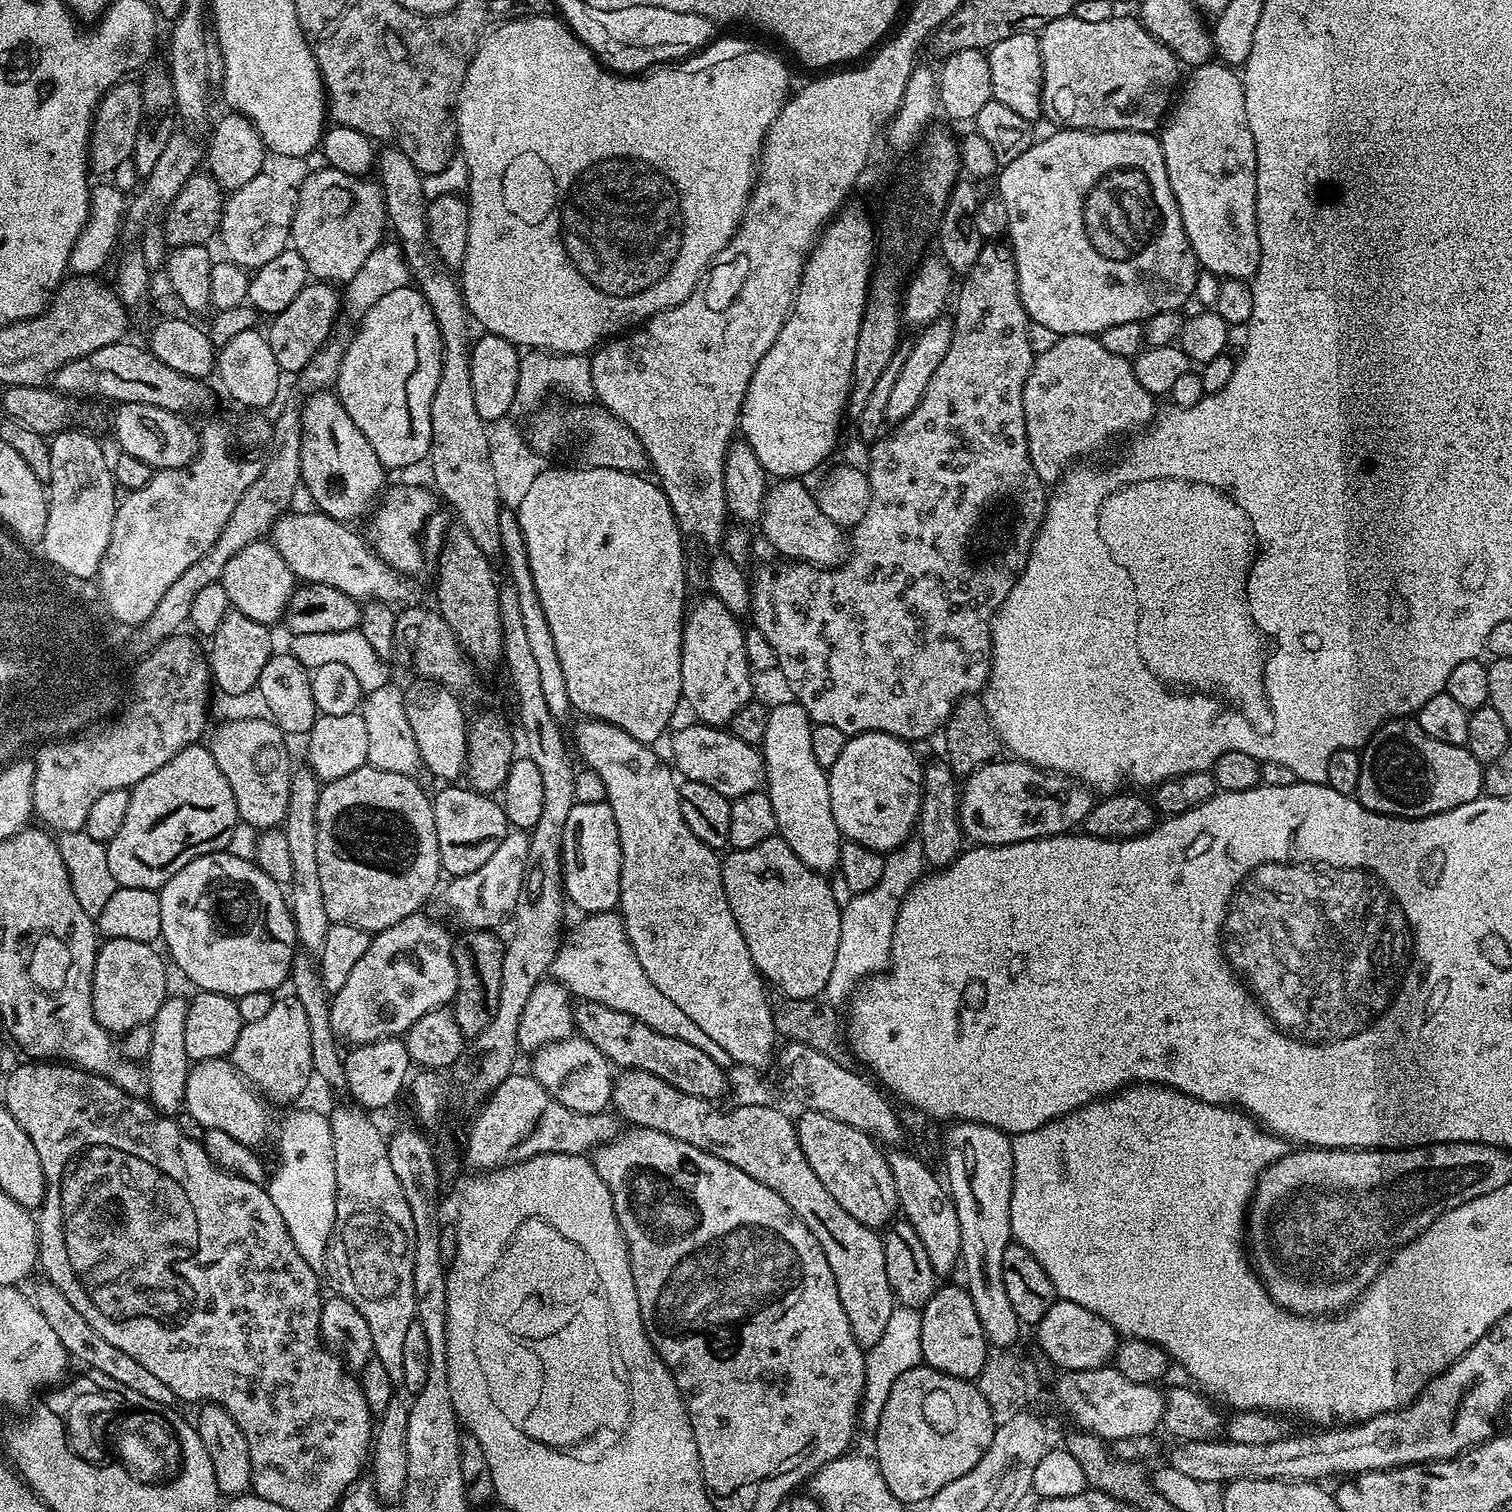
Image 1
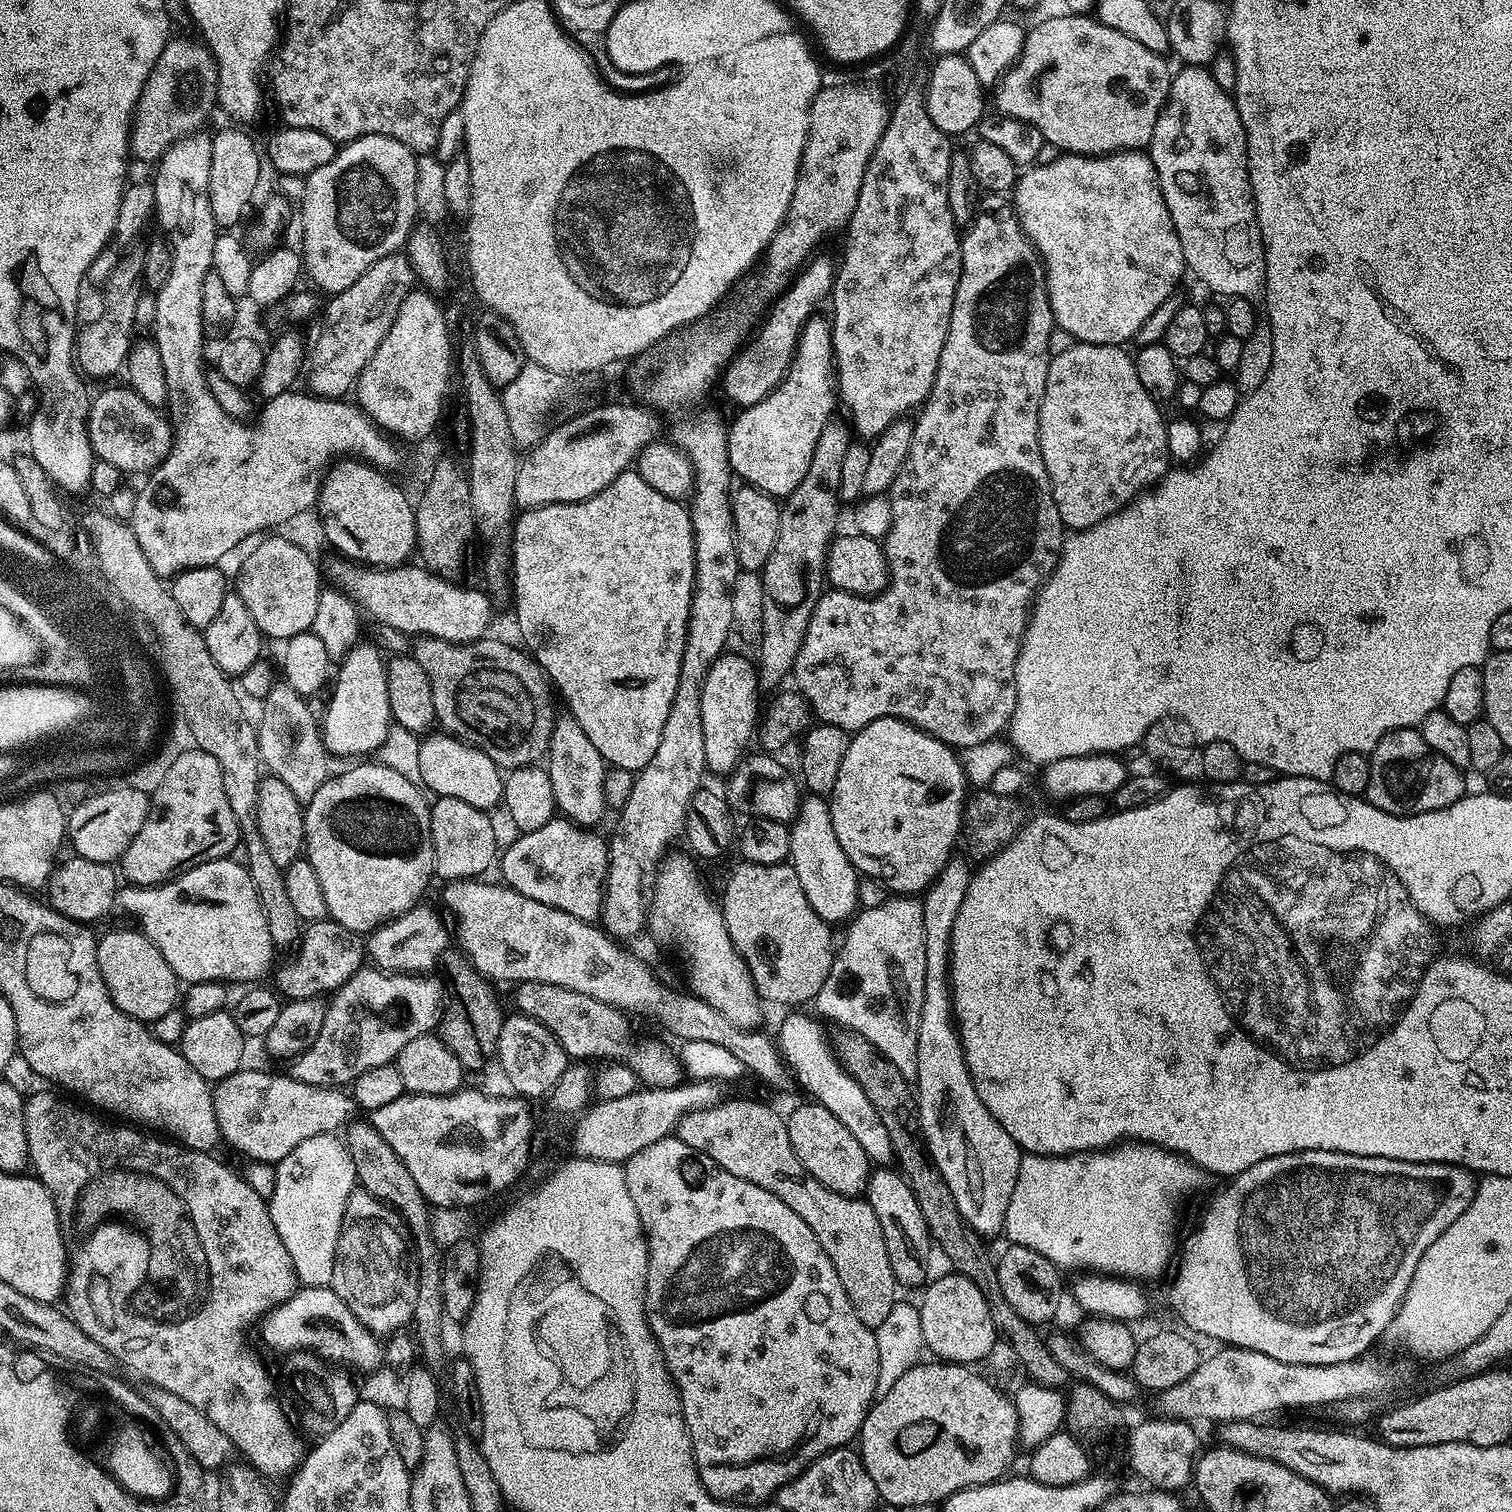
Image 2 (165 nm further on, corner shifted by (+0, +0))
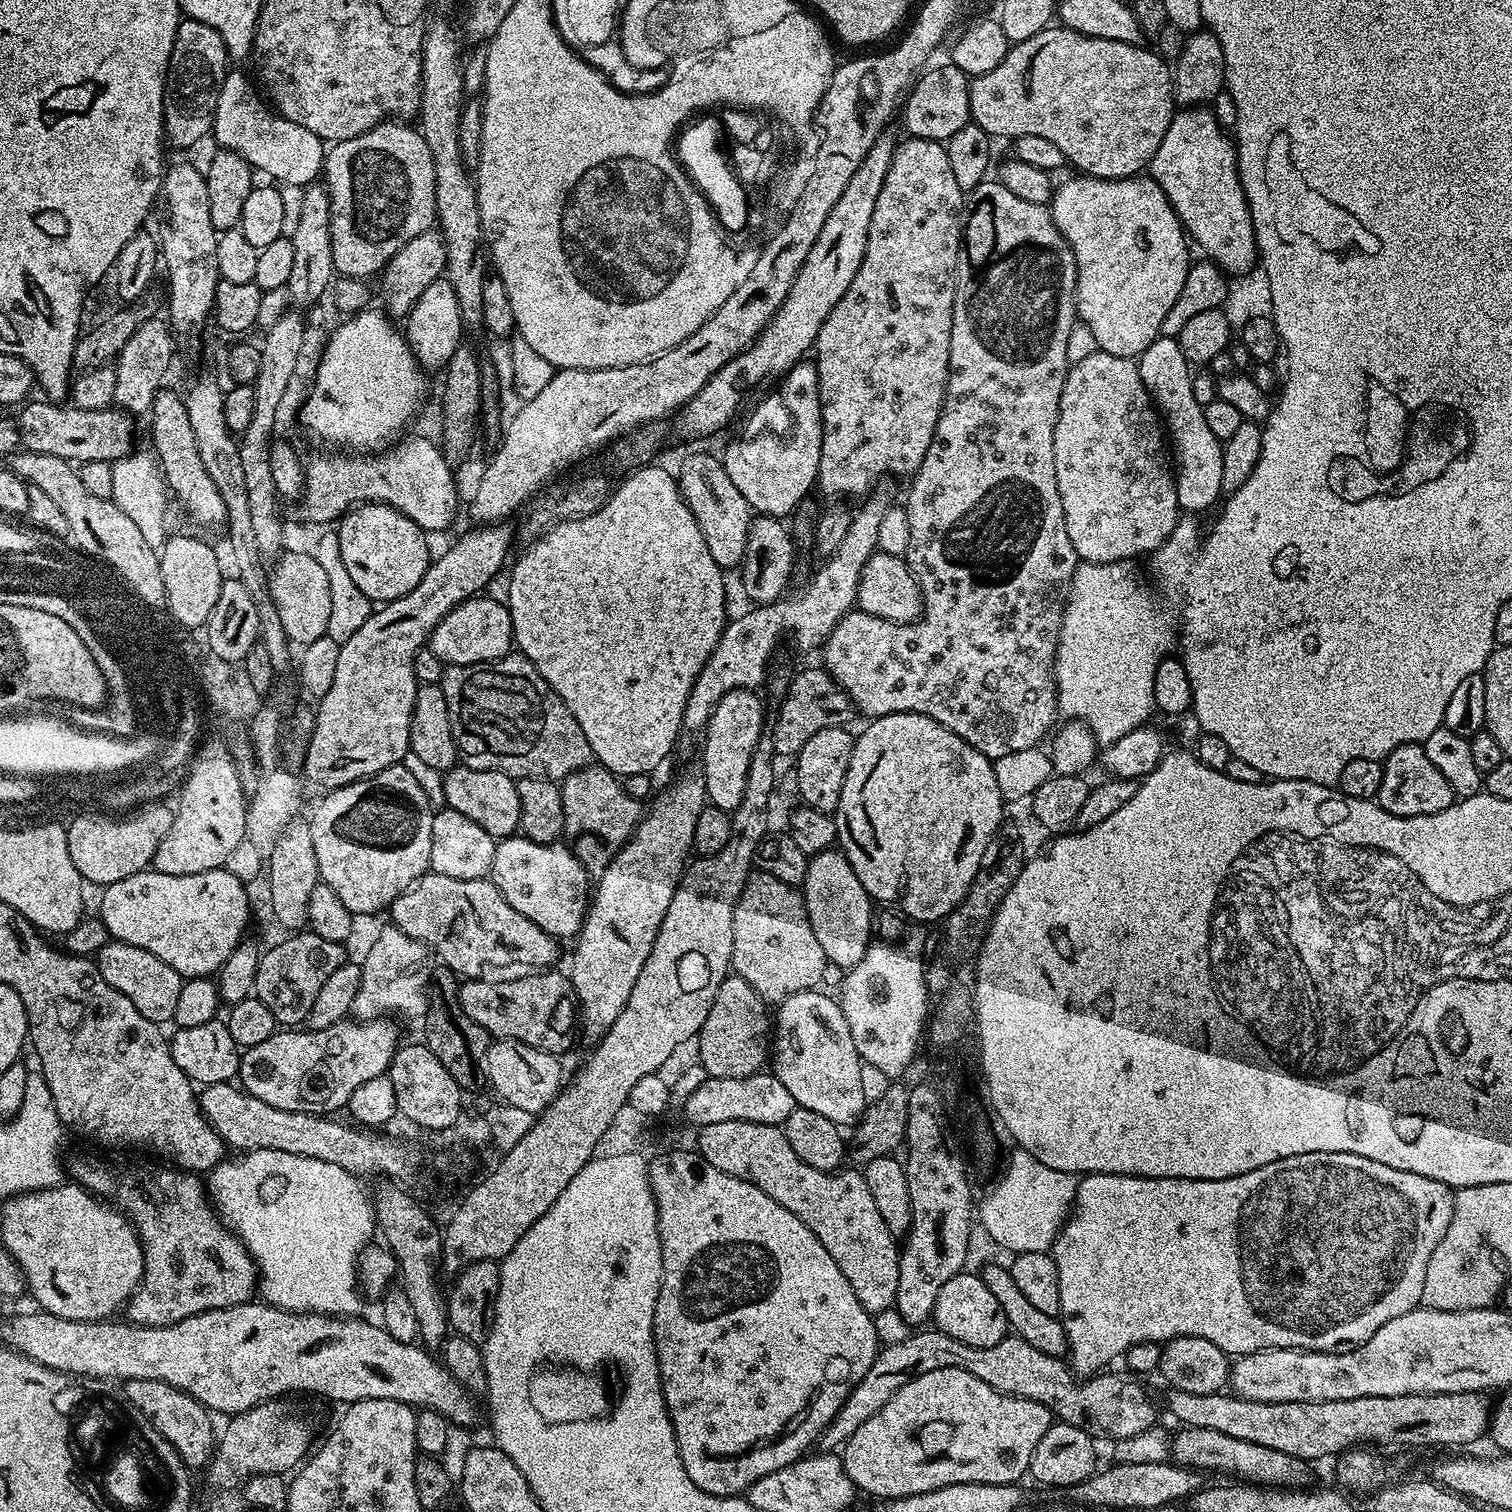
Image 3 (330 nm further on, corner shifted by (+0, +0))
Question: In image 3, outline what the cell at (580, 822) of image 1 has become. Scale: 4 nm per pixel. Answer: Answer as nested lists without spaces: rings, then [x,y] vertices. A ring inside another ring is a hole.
[[[522,834],[505,836],[494,850],[490,879],[518,914],[530,918],[546,934],[572,938],[584,925],[590,903],[590,873],[567,843],[539,844]]]

